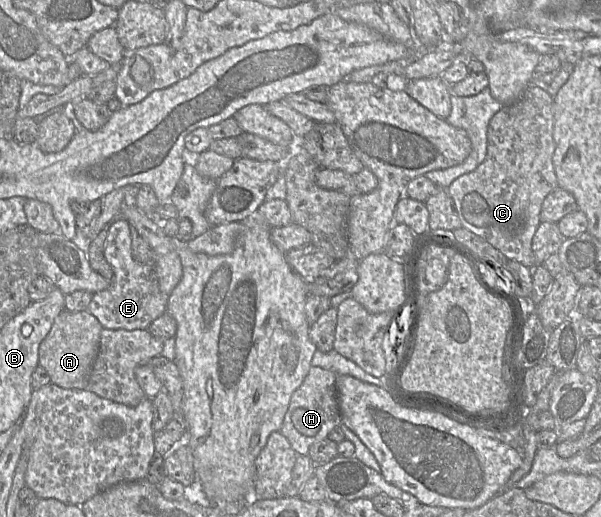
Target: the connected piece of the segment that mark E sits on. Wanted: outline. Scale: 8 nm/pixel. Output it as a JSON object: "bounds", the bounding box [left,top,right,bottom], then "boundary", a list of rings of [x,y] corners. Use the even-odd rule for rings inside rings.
{"bounds":[87,218,169,329],"boundary":[[[118,218],[108,224],[104,256],[112,267],[114,277],[107,289],[93,295],[87,310],[105,329],[148,329],[155,319],[166,312],[169,297],[160,291],[154,263],[142,264],[133,259],[127,221]]]}

